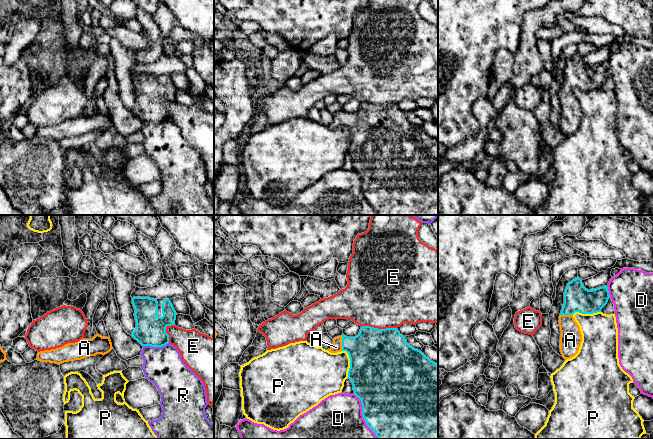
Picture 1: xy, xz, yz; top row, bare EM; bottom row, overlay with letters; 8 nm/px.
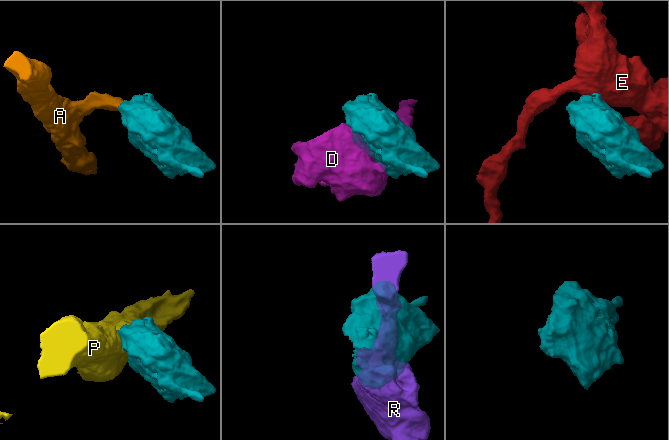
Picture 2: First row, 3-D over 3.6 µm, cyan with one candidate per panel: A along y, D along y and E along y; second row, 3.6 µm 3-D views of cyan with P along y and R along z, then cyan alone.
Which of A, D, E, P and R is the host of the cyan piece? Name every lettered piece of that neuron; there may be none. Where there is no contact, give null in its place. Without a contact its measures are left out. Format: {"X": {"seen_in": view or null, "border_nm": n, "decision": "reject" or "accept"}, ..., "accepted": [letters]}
{"A": {"seen_in": "xz", "border_nm": 130, "decision": "accept"}, "D": {"seen_in": "xz", "border_nm": 420, "decision": "reject"}, "E": {"seen_in": "xz", "border_nm": 280, "decision": "reject"}, "P": {"seen_in": "xz", "border_nm": 220, "decision": "reject"}, "R": {"seen_in": "xy", "border_nm": 220, "decision": "reject"}, "accepted": ["A"]}

